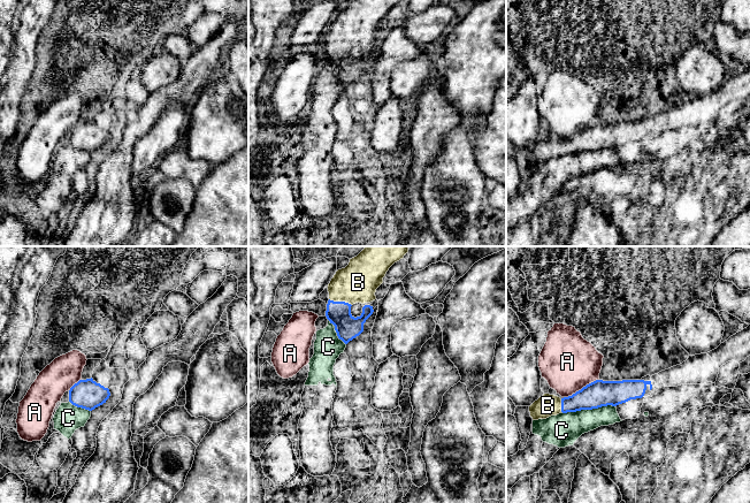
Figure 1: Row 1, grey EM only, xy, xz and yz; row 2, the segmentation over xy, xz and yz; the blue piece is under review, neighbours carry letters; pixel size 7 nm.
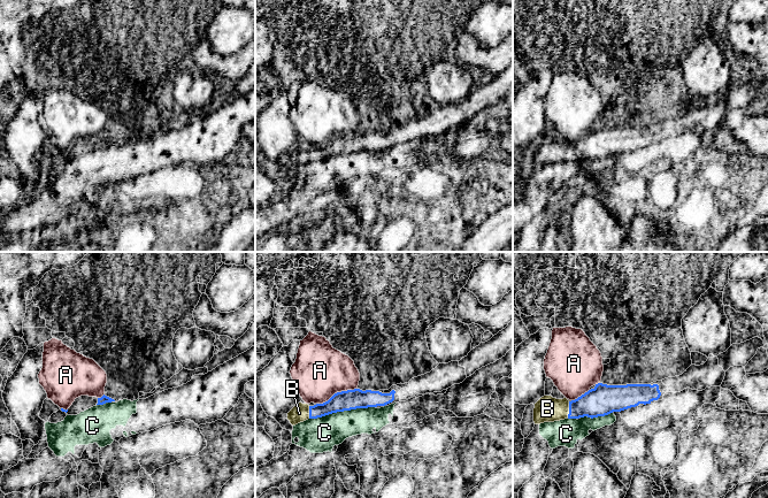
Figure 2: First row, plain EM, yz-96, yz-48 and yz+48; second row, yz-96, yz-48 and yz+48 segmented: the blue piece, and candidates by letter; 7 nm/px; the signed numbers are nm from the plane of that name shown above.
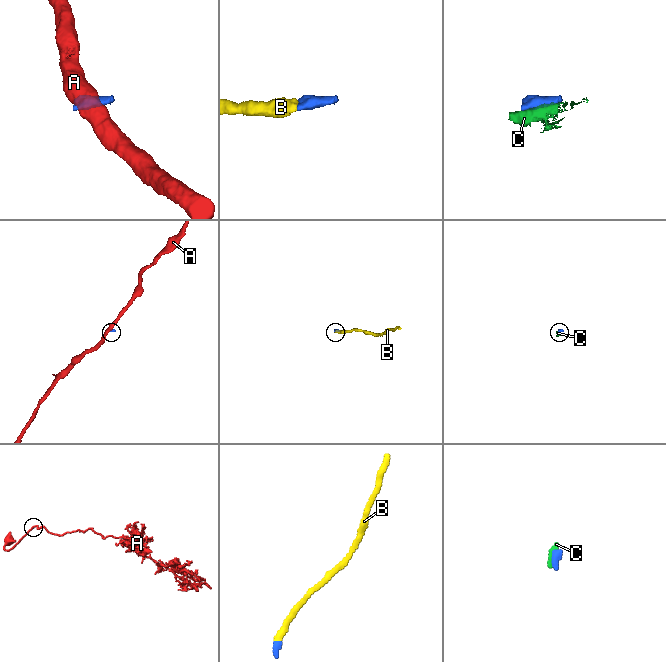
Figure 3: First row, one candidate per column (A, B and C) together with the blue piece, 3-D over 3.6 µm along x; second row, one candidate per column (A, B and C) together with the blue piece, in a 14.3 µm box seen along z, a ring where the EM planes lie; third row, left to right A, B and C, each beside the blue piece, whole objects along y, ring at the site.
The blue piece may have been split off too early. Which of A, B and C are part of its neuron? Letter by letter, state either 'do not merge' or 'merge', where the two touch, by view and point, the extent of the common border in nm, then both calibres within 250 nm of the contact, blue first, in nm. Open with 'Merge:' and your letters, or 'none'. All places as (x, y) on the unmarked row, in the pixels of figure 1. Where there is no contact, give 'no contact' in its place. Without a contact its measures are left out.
Merge: B
A: do not merge | yz (582, 130) | 280 nm | 190/400 nm
B: merge | xz (341, 44) | 170 nm | 170/280 nm
C: do not merge | yz (588, 151) | 380 nm | 190/220 nm

